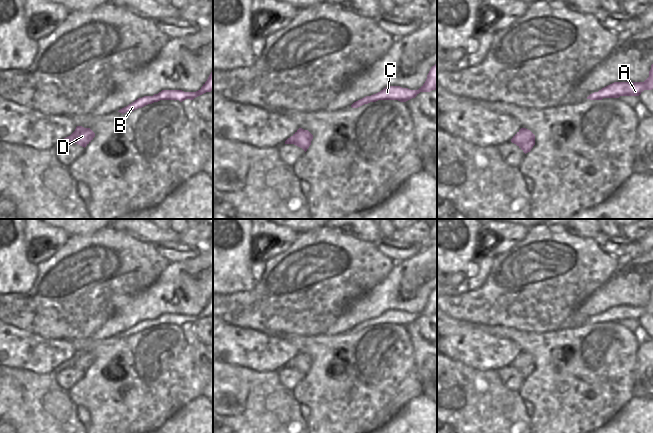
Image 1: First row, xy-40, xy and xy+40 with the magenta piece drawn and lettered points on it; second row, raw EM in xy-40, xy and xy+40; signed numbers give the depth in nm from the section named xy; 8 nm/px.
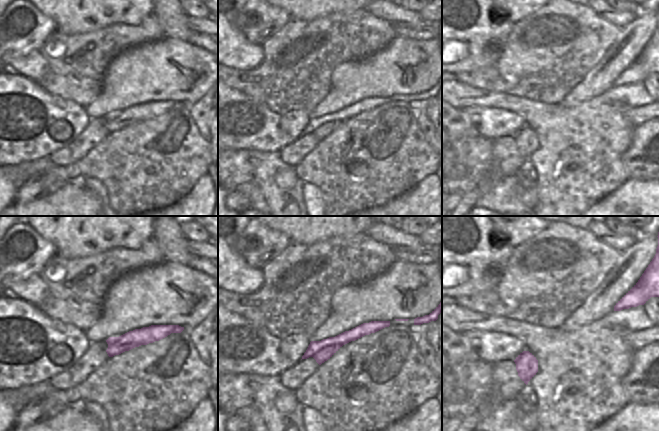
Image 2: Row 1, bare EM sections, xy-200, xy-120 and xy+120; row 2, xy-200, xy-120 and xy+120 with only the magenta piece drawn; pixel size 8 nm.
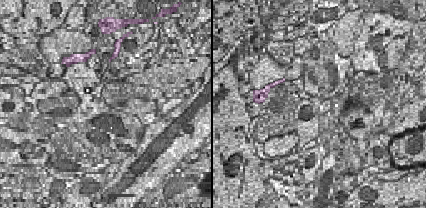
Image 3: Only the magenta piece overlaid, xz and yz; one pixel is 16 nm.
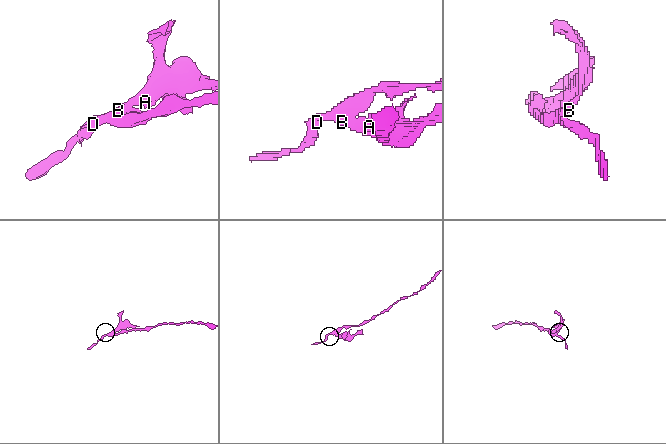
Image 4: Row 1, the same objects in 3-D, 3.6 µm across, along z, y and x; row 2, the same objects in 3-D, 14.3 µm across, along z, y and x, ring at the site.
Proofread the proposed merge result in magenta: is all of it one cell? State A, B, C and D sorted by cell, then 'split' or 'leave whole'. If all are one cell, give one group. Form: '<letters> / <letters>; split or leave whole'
A C / B D; split

